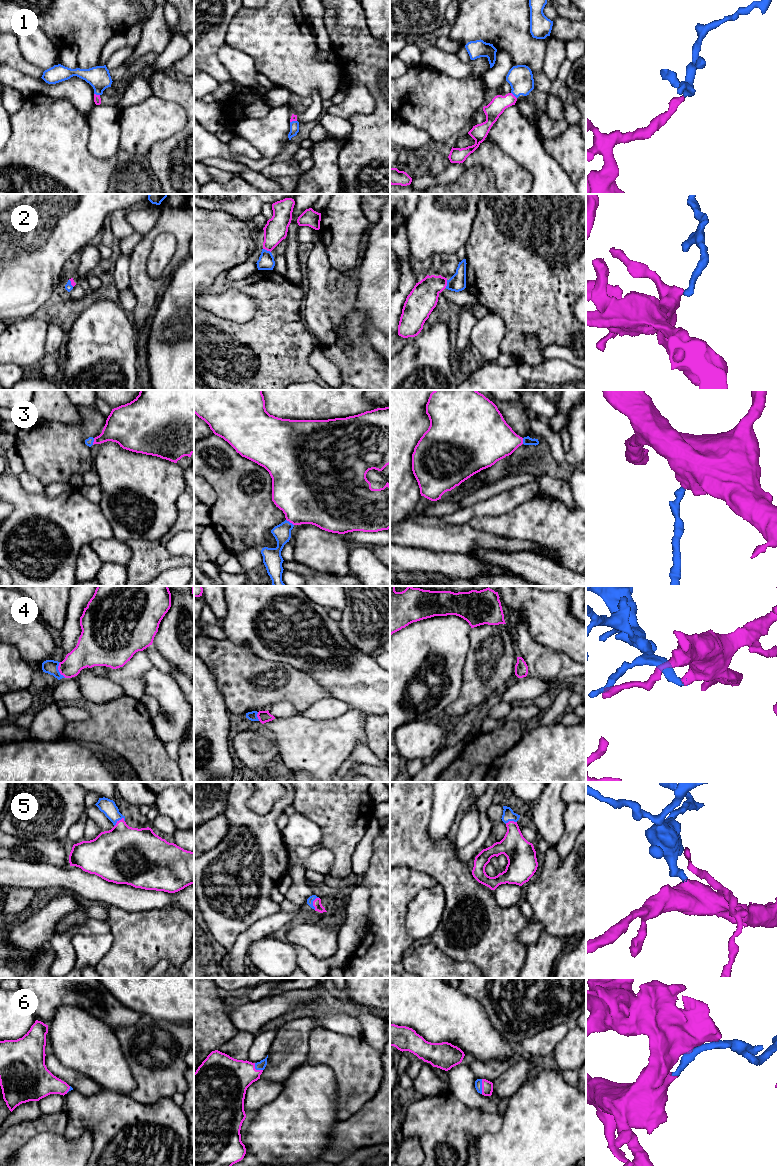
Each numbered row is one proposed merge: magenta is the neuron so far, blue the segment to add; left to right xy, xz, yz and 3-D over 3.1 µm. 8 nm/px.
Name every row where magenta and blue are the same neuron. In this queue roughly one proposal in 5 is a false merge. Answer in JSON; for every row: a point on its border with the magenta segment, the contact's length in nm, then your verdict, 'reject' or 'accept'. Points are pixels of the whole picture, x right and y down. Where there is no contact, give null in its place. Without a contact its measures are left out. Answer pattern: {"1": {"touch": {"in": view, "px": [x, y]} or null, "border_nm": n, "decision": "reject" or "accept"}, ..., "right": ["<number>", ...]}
{"1": {"touch": {"in": "xy", "px": [97, 95]}, "border_nm": 50, "decision": "accept"}, "2": {"touch": {"in": "xz", "px": [267, 250]}, "border_nm": 70, "decision": "accept"}, "3": {"touch": {"in": "xz", "px": [290, 522]}, "border_nm": 80, "decision": "accept"}, "4": {"touch": {"in": "xy", "px": [59, 670]}, "border_nm": 140, "decision": "accept"}, "5": {"touch": {"in": "xy", "px": [118, 821]}, "border_nm": 110, "decision": "accept"}, "6": {"touch": {"in": "yz", "px": [482, 1086]}, "border_nm": 120, "decision": "accept"}, "right": ["1", "2", "3", "4", "5", "6"]}

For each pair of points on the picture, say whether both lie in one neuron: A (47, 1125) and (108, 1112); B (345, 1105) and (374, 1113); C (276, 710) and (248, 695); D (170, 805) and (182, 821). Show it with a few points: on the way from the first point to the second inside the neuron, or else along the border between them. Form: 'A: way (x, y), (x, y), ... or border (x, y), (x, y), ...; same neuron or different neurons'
A: border (64, 1108), (67, 1114), (67, 1126), (63, 1133); different neurons
B: border (362, 1107), (347, 1119), (338, 1120); different neurons
C: border (292, 703), (277, 701), (267, 709); different neurons
D: way (174, 809), (182, 817); same neuron

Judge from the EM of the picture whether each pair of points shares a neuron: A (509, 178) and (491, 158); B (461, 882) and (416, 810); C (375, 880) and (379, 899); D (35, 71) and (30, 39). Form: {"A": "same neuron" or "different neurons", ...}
{"A": "same neuron", "B": "same neuron", "C": "same neuron", "D": "different neurons"}

